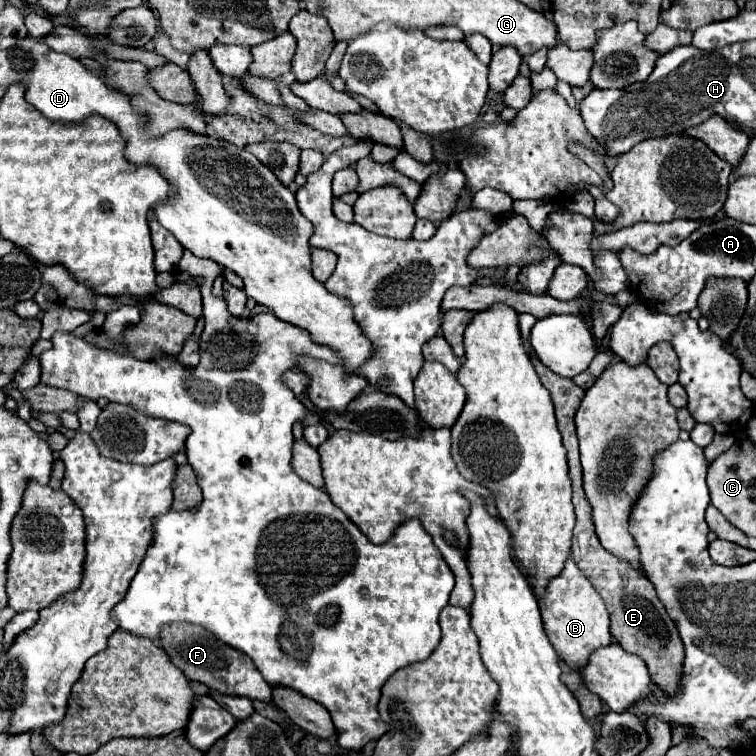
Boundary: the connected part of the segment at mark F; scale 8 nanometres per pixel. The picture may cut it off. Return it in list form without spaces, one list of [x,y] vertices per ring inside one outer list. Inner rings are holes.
[[[169,623],[161,631],[161,647],[169,655],[169,661],[183,671],[183,675],[191,681],[205,683],[209,689],[215,689],[219,693],[227,695],[239,695],[247,699],[259,699],[269,703],[271,701],[271,687],[259,673],[259,669],[253,665],[251,657],[245,653],[229,647],[227,643],[219,641],[211,631],[207,631],[201,625],[193,623]]]

